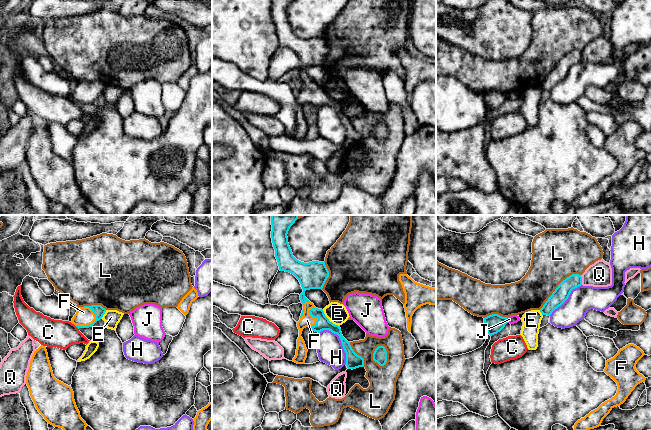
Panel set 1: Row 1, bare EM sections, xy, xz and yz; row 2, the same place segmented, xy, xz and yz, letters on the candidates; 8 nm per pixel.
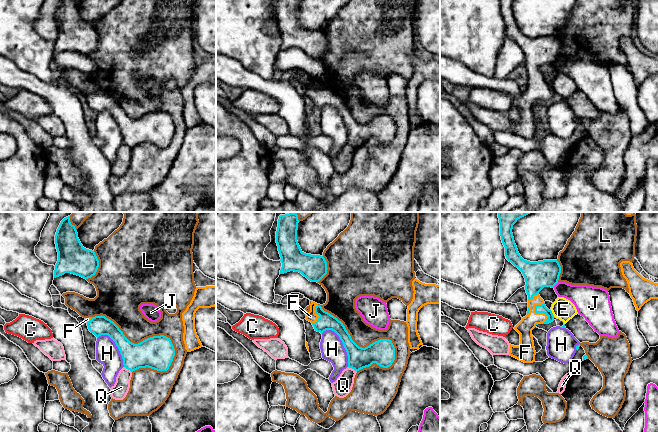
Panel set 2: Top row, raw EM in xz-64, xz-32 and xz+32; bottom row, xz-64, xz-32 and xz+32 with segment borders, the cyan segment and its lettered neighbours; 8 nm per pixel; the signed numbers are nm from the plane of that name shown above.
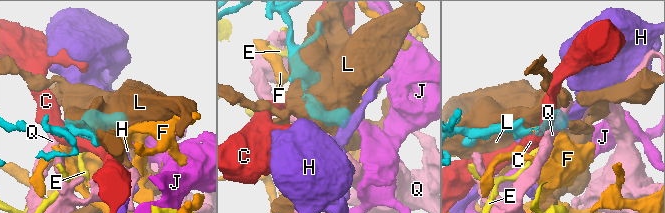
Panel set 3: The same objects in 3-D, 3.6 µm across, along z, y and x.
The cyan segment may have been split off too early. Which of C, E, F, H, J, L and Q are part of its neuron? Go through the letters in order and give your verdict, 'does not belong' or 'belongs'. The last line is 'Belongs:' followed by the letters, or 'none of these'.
C: does not belong
E: does not belong
F: belongs
H: does not belong
J: does not belong
L: does not belong
Q: does not belong
Belongs: F

